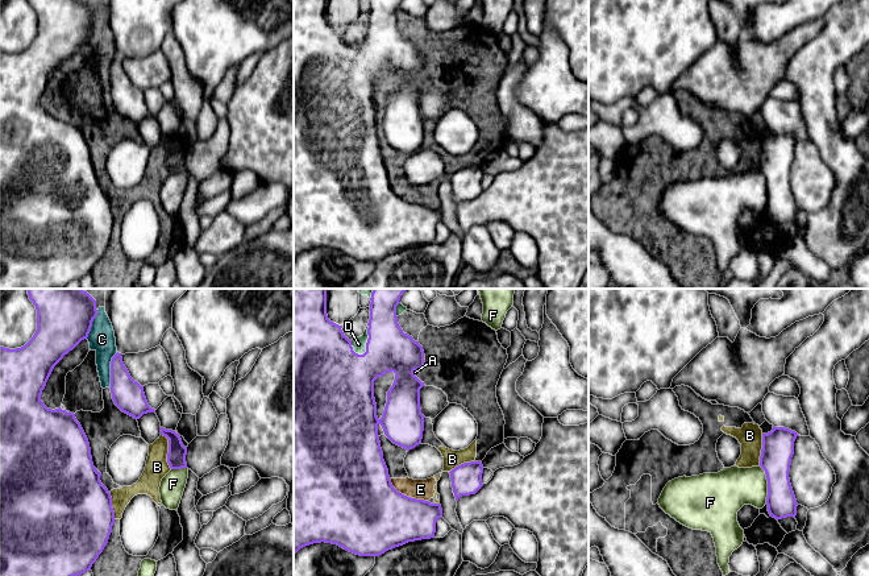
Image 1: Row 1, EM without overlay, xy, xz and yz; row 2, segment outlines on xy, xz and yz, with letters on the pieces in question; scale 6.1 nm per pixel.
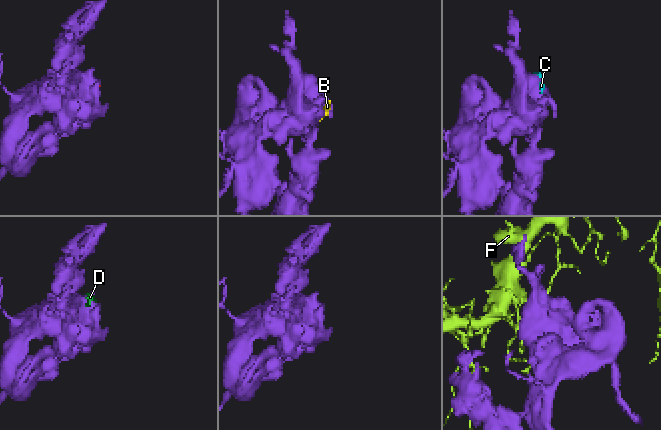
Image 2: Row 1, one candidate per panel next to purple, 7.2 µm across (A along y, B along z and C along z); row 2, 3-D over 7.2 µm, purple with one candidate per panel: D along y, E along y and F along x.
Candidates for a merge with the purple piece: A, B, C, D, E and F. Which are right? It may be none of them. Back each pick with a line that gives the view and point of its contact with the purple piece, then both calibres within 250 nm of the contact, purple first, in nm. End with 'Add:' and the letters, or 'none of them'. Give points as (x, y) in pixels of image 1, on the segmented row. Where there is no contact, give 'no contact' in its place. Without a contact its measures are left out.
Add: none of them

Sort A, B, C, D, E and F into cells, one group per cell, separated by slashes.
A B C D E / F

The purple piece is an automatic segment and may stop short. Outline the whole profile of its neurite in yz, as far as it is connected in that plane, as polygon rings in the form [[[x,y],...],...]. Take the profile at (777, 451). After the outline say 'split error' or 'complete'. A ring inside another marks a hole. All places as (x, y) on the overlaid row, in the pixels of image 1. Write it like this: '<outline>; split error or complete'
[[[774,427],[762,434],[760,467],[768,480],[766,505],[770,517],[782,519],[797,515],[797,500],[790,484],[789,472],[794,455],[794,442],[799,435],[785,427]]]; complete

